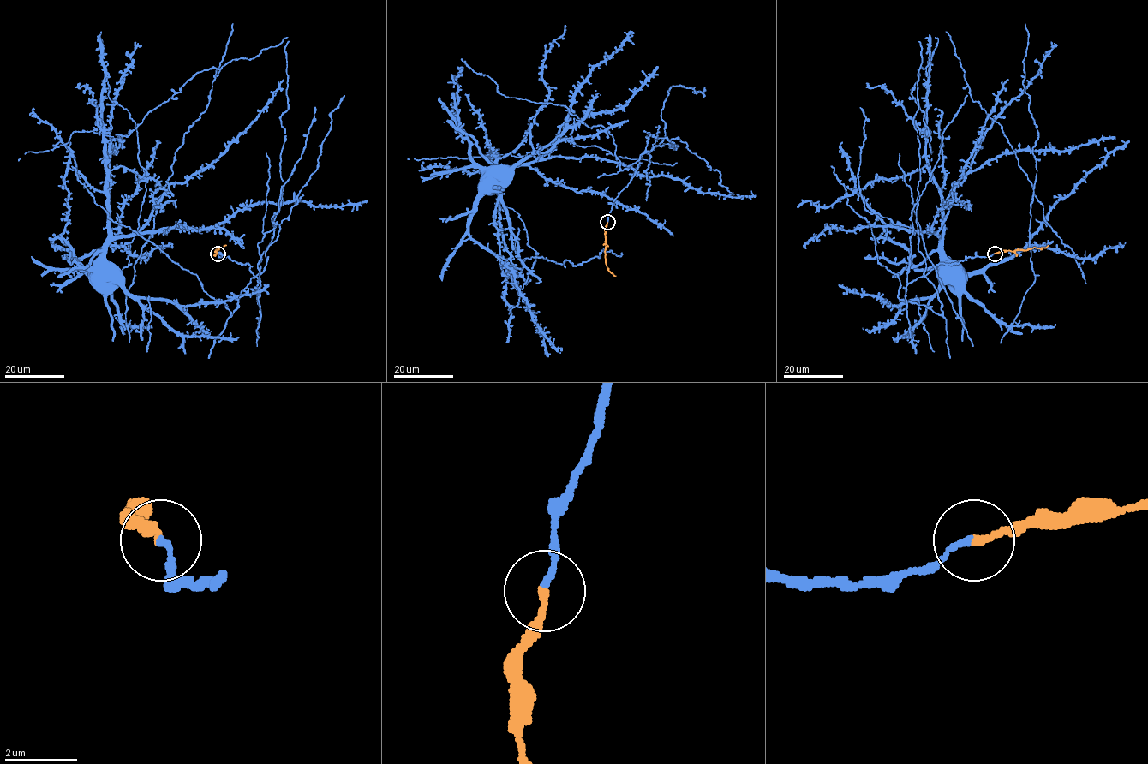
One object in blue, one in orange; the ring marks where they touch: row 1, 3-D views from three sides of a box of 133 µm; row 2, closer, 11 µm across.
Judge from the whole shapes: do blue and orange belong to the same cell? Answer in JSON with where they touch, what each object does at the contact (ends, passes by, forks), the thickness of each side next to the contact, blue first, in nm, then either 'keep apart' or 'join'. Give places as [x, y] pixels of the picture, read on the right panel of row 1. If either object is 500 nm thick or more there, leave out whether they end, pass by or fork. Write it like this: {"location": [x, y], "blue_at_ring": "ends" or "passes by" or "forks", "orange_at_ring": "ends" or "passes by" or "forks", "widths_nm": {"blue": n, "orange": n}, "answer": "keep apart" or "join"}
{"location": [995, 253], "blue_at_ring": "ends", "orange_at_ring": "ends", "widths_nm": {"blue": 150, "orange": 190}, "answer": "join"}

